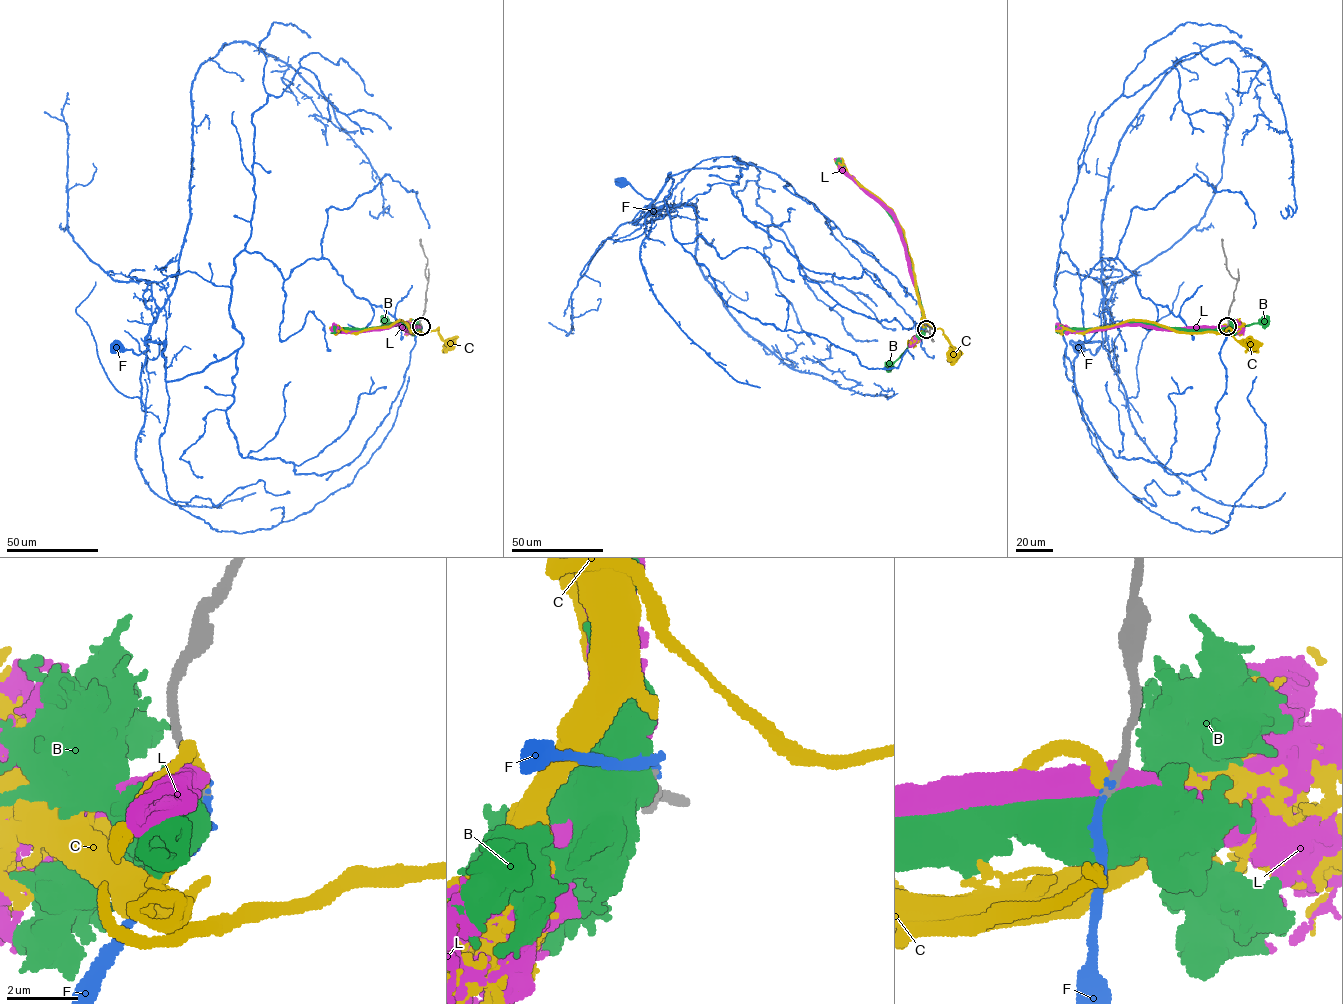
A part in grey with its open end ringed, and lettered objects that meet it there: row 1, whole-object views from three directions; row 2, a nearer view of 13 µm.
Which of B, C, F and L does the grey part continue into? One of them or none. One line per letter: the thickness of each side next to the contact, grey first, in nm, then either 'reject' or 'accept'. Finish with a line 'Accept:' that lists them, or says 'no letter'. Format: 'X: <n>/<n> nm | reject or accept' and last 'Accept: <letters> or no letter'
B: 280/800 nm | reject
C: 320/320 nm | reject
F: 320/170 nm | accept
L: 360/900 nm | reject
Accept: F

